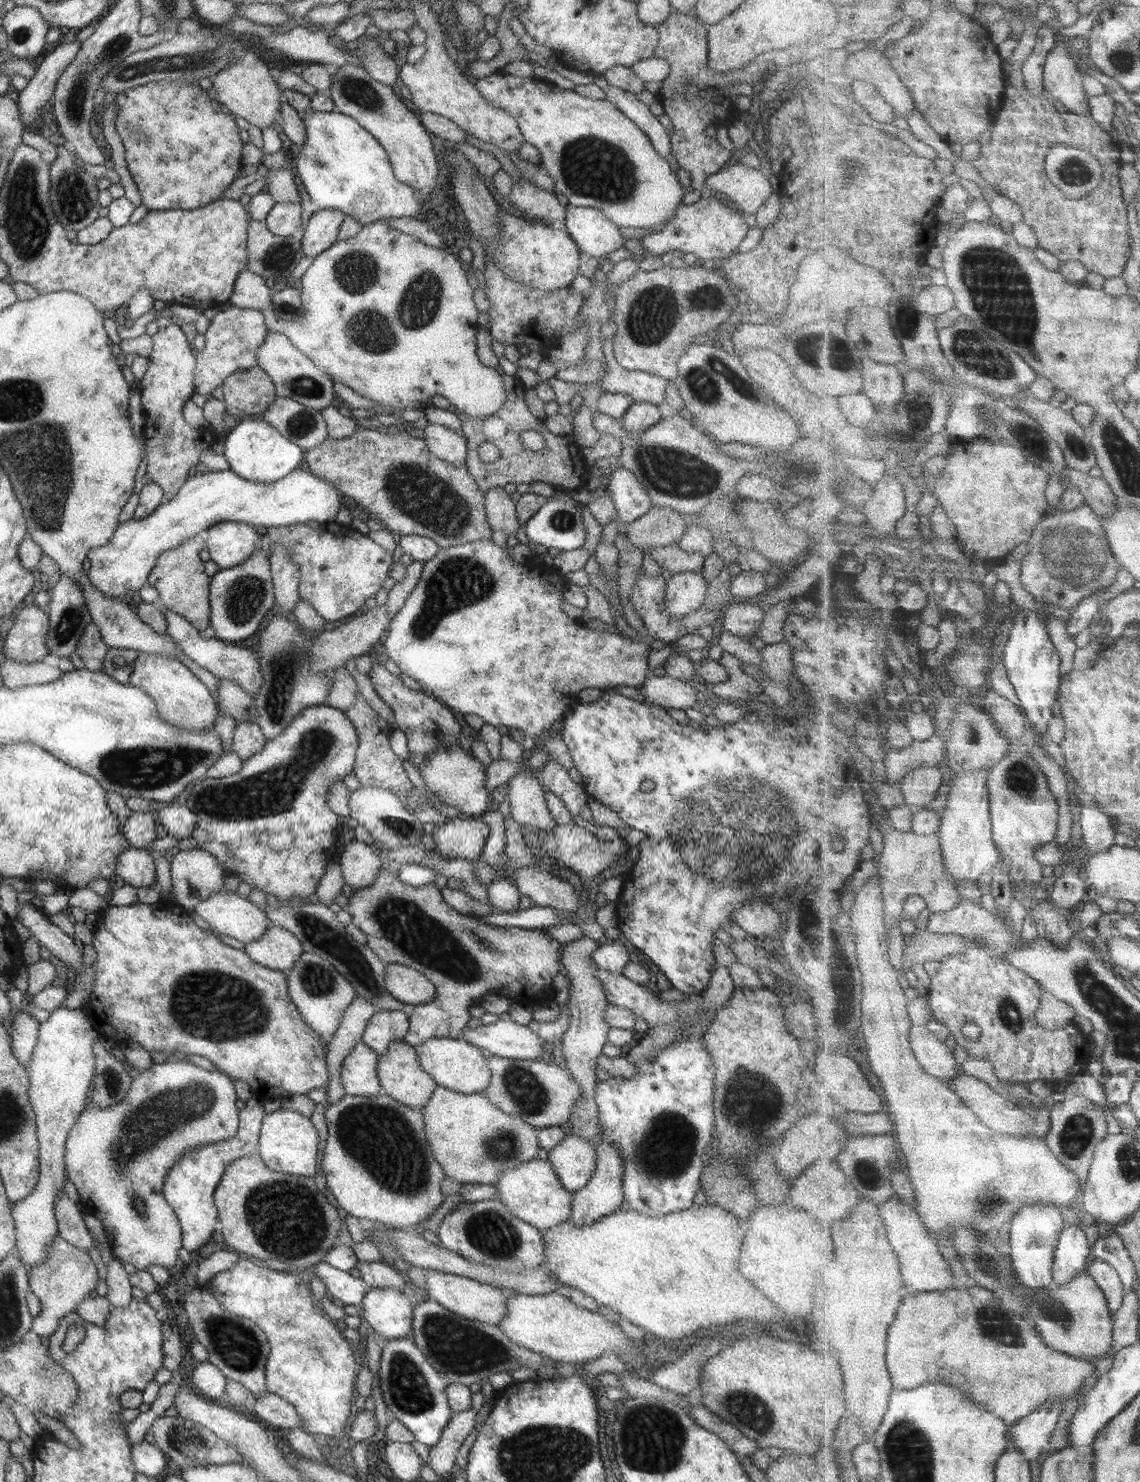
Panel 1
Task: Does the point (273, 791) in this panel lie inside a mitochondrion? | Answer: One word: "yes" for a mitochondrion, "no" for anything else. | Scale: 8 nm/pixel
yes

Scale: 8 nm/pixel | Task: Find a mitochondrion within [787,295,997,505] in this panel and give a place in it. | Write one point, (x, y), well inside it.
(920, 408)

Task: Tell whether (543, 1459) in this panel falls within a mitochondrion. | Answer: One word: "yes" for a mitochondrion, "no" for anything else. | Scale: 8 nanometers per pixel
yes

